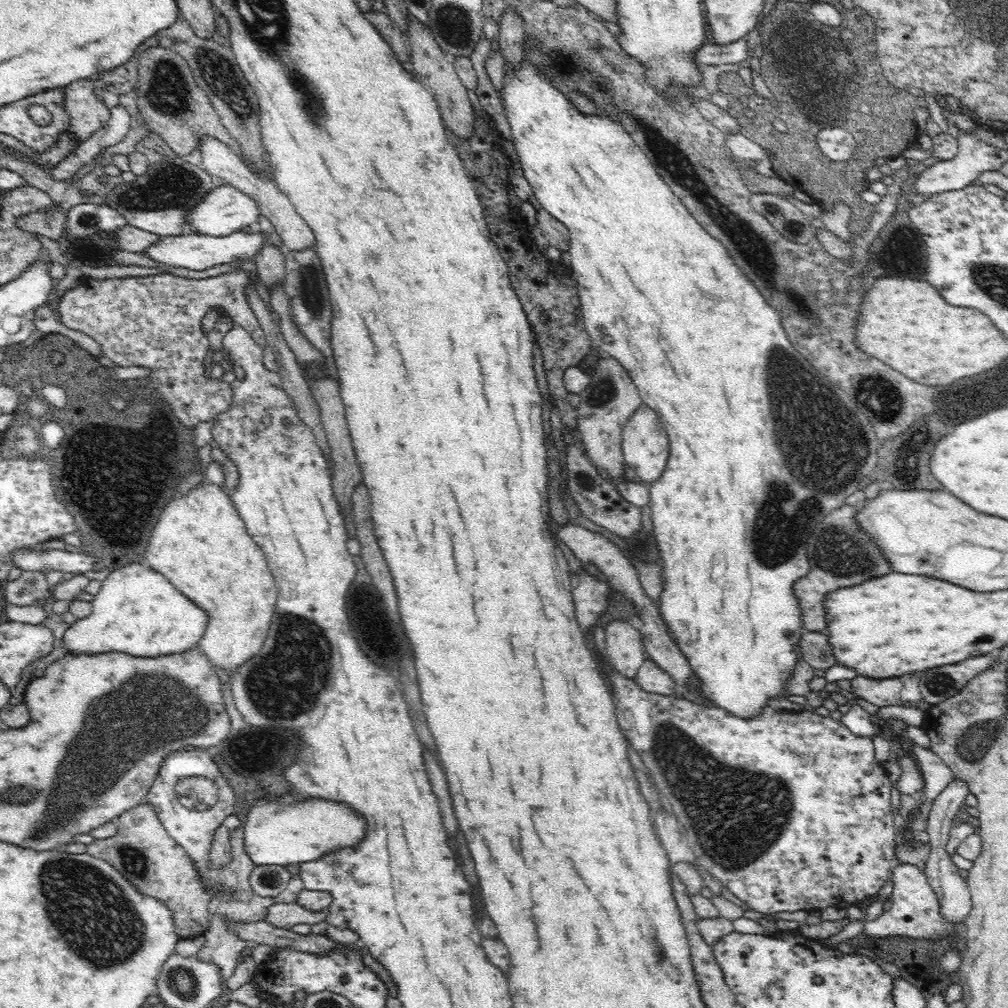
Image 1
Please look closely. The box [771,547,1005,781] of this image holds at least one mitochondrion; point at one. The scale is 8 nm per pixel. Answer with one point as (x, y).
(974, 745)

